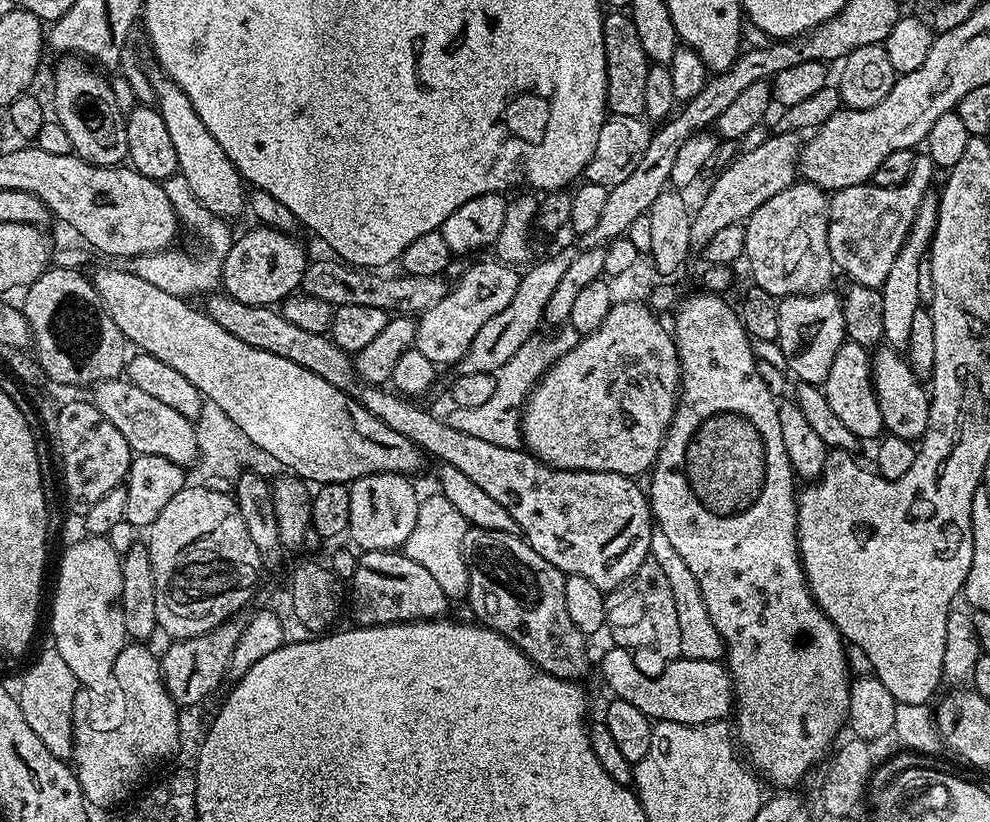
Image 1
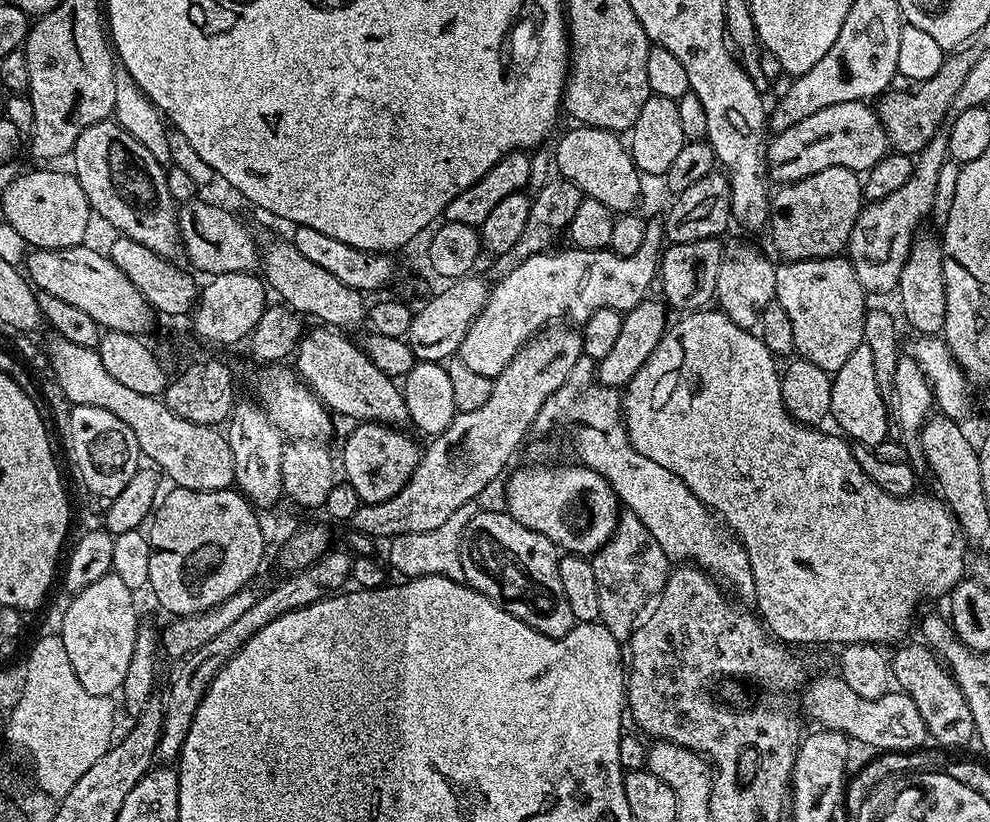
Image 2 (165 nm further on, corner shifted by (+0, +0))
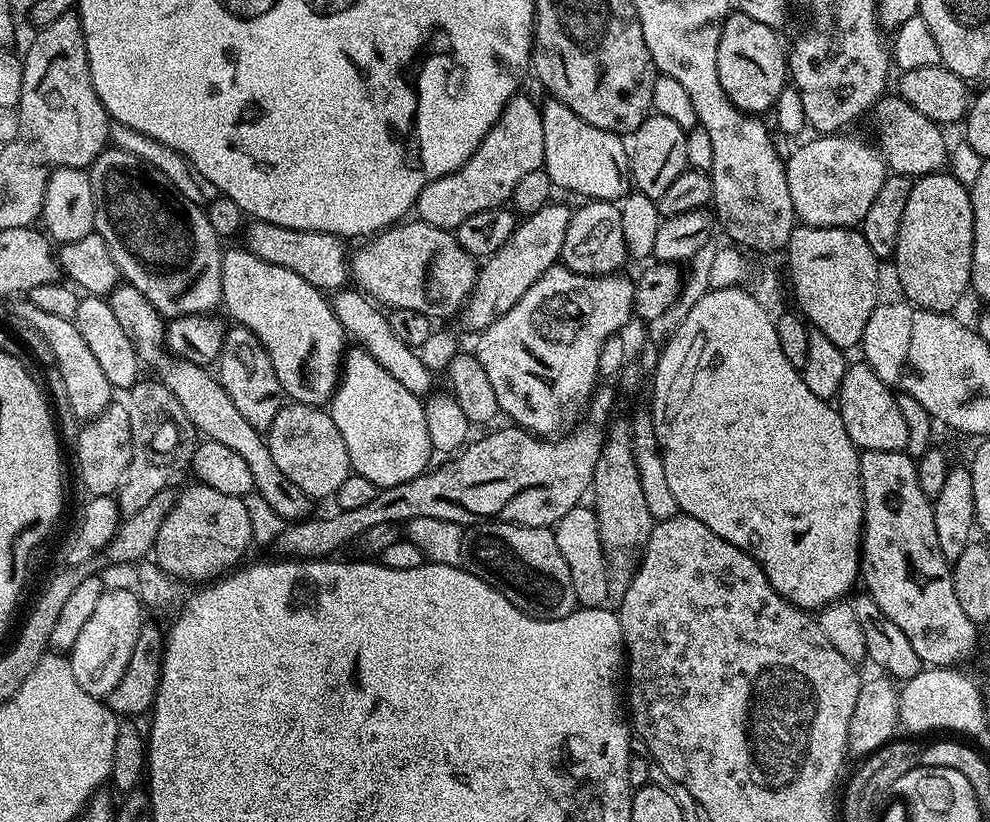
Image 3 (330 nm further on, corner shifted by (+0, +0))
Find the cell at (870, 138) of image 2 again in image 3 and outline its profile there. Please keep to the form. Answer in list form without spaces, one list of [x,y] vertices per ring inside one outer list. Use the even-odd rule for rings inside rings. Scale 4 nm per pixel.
[[[885,94],[876,101],[876,136],[884,163],[895,175],[919,178],[945,167],[950,151],[949,141],[944,141],[945,129],[941,125],[910,107],[896,94]]]

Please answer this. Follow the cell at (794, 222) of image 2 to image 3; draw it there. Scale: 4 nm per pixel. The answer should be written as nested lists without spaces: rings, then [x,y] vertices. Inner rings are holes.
[[[820,134],[816,140],[800,144],[789,156],[786,156],[786,186],[790,186],[790,202],[794,202],[796,218],[800,224],[809,224],[815,228],[855,229],[866,218],[866,210],[874,203],[878,190],[886,175],[884,158],[879,147],[867,144],[856,136],[848,134]]]

